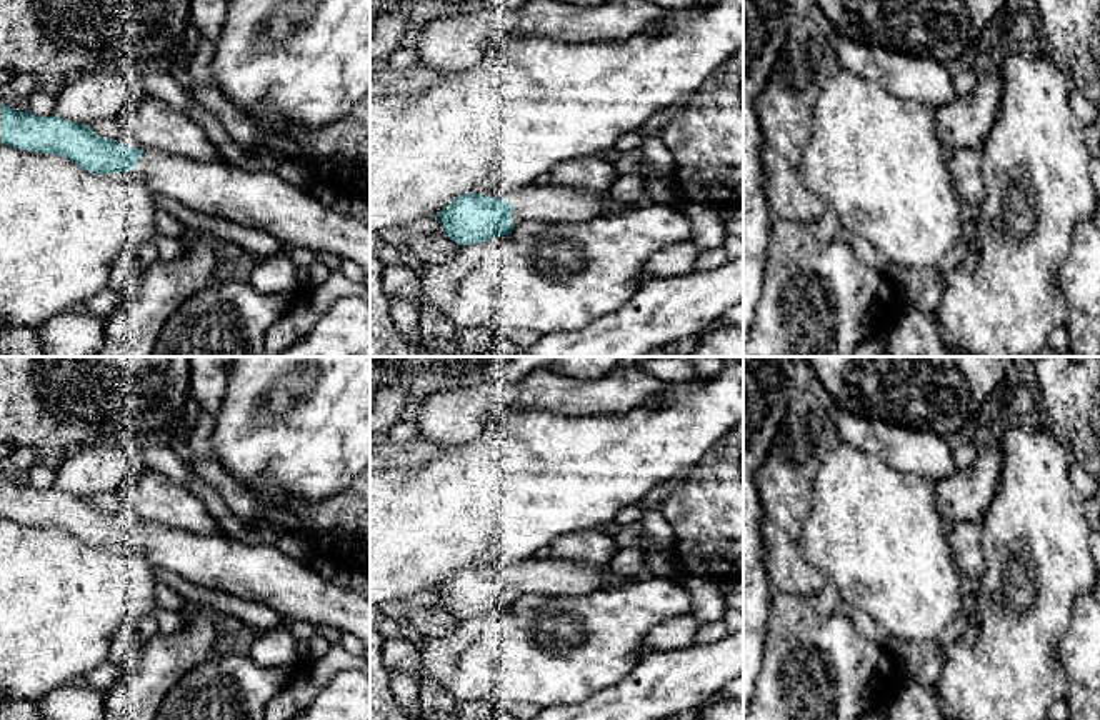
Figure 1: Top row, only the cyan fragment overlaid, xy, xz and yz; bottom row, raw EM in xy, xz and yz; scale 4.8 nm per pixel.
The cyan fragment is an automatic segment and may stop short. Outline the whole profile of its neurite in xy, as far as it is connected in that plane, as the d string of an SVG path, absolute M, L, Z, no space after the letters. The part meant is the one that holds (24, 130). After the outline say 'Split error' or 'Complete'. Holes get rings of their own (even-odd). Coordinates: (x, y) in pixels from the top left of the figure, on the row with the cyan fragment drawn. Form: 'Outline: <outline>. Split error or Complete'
Outline: M2 103L0 143L25 152L65 157L98 175L130 172L137 165L155 198L163 195L198 213L263 230L275 237L280 247L305 247L313 252L327 252L340 260L352 260L370 277L370 225L347 210L327 207L312 190L287 183L275 170L248 170L223 160L203 162L165 150L132 148L98 137L90 125L57 115L37 117L28 110L18 112Z. Split error

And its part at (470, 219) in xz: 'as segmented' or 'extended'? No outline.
extended

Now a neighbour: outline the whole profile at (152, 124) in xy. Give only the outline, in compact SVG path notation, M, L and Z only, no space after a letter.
M147 97L127 108L120 113L120 123L140 148L165 150L203 162L222 160L202 125L160 98Z

